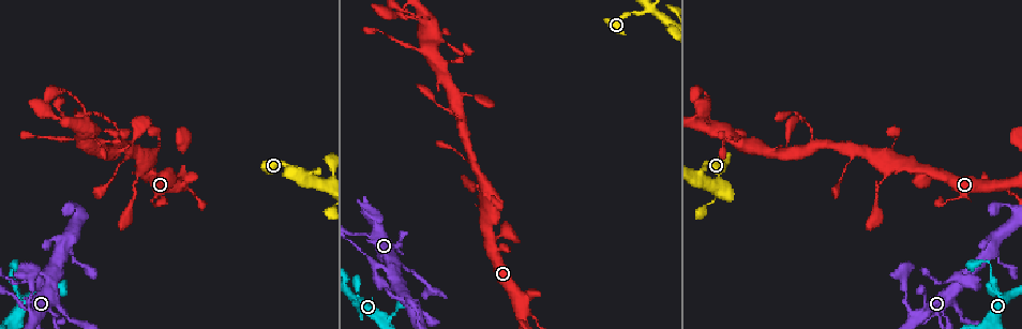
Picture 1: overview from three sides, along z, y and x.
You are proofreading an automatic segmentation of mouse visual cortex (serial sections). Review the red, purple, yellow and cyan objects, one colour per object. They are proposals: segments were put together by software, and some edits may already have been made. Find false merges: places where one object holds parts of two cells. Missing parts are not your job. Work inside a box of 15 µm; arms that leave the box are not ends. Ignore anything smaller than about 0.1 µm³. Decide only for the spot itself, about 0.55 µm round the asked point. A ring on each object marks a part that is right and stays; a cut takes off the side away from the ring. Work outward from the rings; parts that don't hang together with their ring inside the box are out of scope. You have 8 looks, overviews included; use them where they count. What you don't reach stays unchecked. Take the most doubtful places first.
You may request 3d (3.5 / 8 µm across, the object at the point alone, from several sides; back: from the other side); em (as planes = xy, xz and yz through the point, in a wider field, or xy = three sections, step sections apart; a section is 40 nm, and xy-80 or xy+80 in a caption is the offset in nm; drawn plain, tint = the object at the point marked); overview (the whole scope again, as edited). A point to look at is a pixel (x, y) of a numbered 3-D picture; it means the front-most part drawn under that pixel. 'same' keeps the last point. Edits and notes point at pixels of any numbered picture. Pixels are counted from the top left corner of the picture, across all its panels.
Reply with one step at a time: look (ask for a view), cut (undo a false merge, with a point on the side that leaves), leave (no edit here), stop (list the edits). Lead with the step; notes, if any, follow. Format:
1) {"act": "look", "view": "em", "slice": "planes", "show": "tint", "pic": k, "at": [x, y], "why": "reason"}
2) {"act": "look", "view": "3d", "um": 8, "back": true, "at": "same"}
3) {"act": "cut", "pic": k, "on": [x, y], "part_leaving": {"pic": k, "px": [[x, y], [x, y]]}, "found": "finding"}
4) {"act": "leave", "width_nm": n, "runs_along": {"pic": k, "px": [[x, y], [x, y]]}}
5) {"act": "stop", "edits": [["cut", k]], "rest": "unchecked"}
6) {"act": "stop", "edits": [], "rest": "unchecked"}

{"act": "look", "view": "3d", "um": 3.5, "back": true, "pic": 1, "at": [649, 8], "why": "calibre changes"}

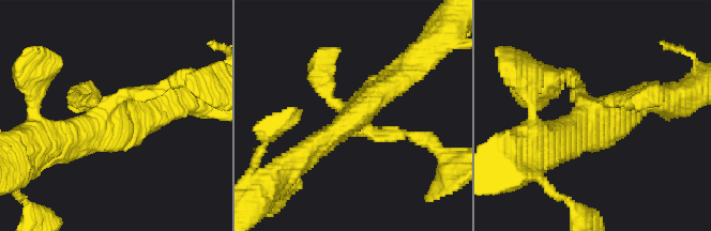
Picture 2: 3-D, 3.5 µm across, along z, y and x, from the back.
{"act": "look", "view": "em", "slice": "xy", "step": 5, "show": "tint", "pic": 2, "at": [112, 107]}

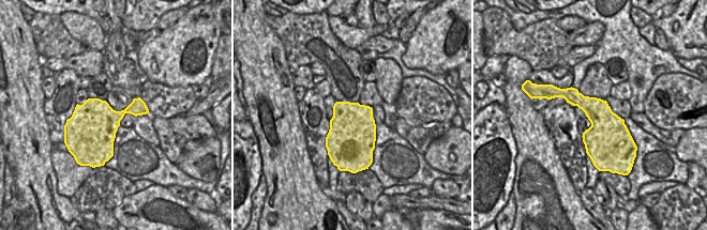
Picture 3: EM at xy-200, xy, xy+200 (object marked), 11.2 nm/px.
{"act": "leave", "found": "one cell here"}

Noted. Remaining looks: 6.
{"act": "look", "view": "3d", "um": 8, "pic": 1, "at": [123, 145], "why": "calibre changes"}

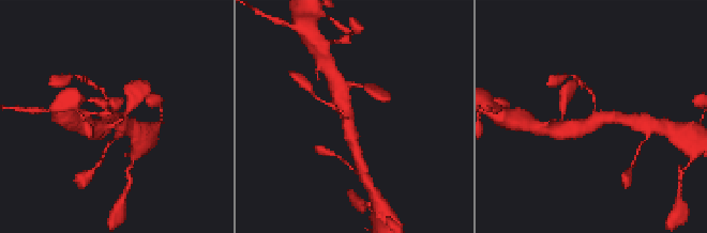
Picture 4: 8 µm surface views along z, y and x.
{"act": "look", "view": "3d", "um": 3.5, "pic": 4, "at": [349, 122]}

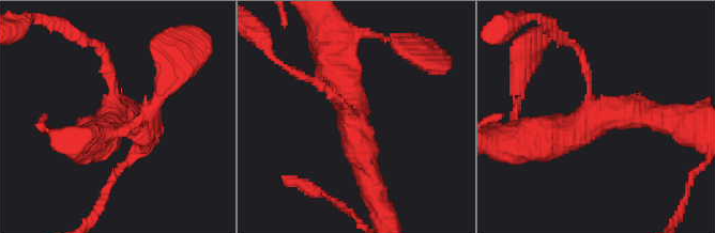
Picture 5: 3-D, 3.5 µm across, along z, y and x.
{"act": "look", "view": "em", "slice": "xy", "step": 3, "show": "tint", "pic": 5, "at": [600, 116], "arms": 3, "arm_widths_nm": [150, 350, 500]}

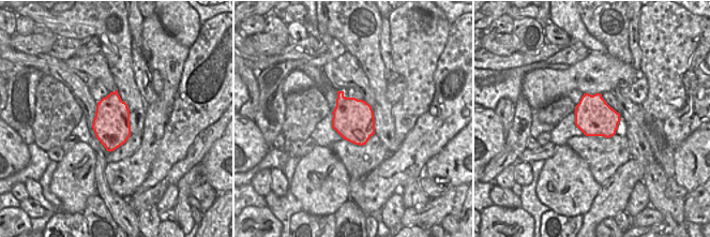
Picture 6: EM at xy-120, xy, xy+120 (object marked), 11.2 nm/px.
{"act": "leave", "runs_along": {"pic": 5, "px": [[373, 188], [344, 76], [333, 65]]}, "found": "all the same cell"}

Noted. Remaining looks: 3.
{"act": "look", "view": "3d", "um": 8, "back": true, "pic": 1, "at": [19, 302], "why": "thick turns thin"}

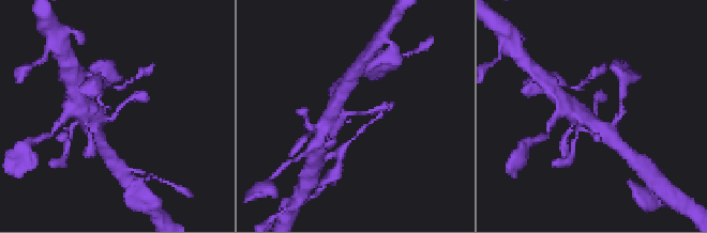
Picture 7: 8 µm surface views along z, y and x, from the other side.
{"act": "look", "view": "3d", "um": 3.5, "pic": 7, "at": [357, 111]}

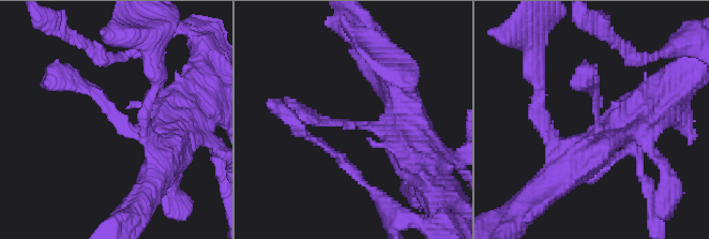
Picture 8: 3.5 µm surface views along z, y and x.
{"act": "look", "view": "em", "slice": "xy", "step": 1, "show": "tint", "pic": 8, "at": [354, 127], "why": "shape alone is not enough"}

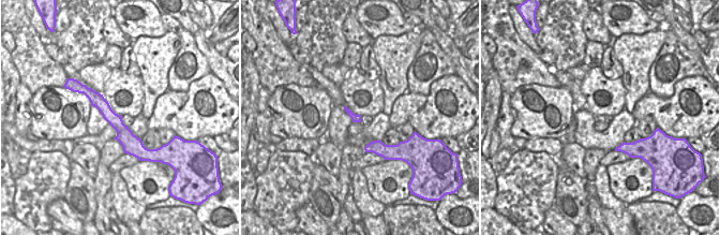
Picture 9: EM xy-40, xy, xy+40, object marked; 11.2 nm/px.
{"act": "leave", "runs_along": {"pic": 8, "px": [[421, 158], [388, 131], [299, 111]]}, "found": "all the same cell"}

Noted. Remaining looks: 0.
{"act": "stop", "edits": [], "rest": "unchecked"}

